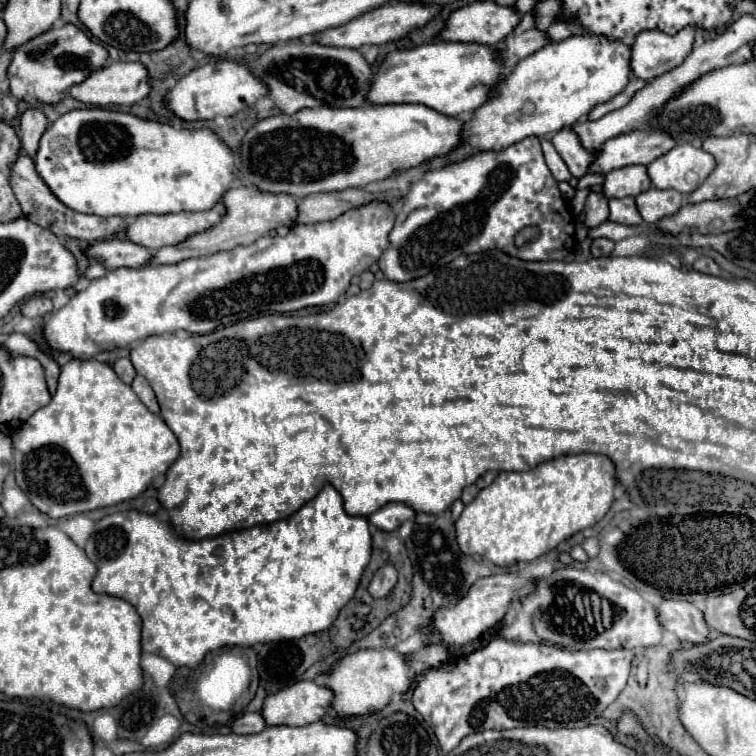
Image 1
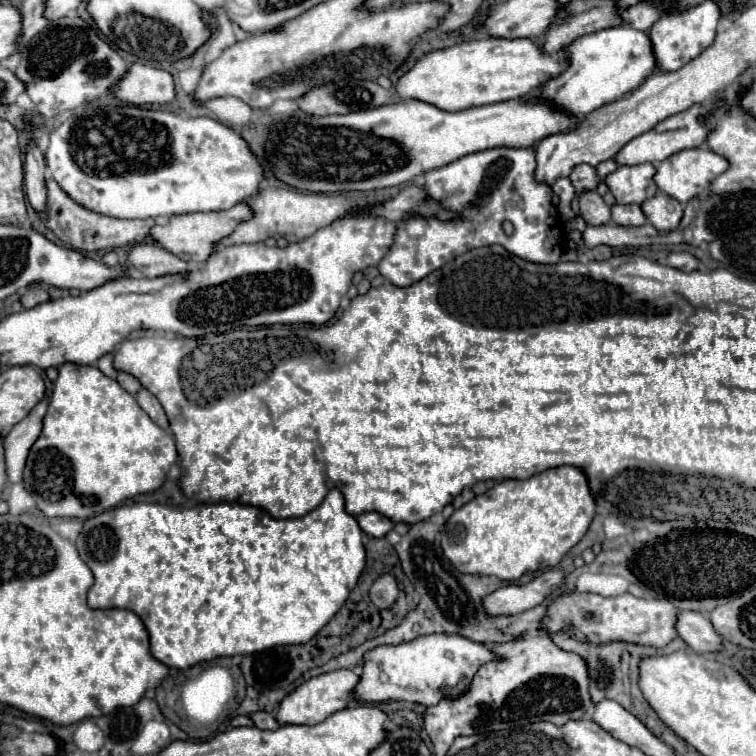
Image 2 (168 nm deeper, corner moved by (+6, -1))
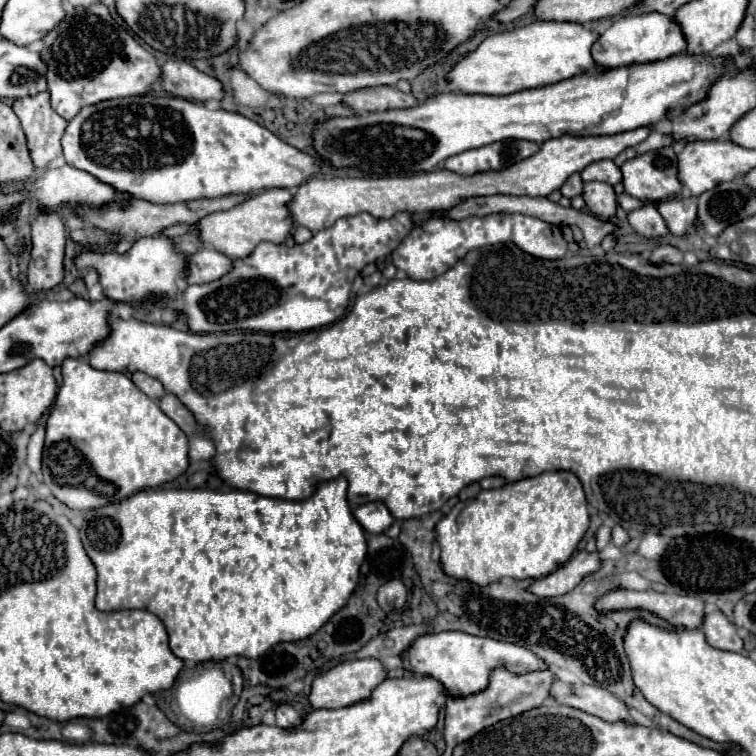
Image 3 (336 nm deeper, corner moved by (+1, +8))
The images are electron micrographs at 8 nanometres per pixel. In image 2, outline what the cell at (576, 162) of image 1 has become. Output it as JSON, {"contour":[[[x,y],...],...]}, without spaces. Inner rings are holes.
{"contour":[[[575,166],[575,170],[571,172],[569,178],[571,178],[577,194],[587,192],[587,190],[595,190],[597,184],[601,182],[601,178],[597,176],[597,170],[593,166]]]}

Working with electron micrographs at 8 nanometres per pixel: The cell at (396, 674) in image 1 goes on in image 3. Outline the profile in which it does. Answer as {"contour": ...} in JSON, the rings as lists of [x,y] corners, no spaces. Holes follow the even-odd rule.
{"contour":[[[444,631],[444,633],[420,635],[402,653],[402,667],[416,675],[436,677],[436,681],[440,681],[444,685],[444,693],[448,693],[452,697],[456,697],[456,695],[466,697],[466,695],[486,689],[488,675],[494,669],[504,667],[514,673],[528,673],[528,671],[540,669],[540,659],[532,651],[528,651],[520,645],[492,641],[490,637],[472,637],[472,635],[460,633],[460,631]]]}

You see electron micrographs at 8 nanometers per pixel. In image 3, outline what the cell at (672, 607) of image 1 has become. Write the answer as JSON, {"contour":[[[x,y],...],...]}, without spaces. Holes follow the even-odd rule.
{"contour":[[[706,613],[702,627],[700,627],[706,635],[708,645],[716,647],[716,649],[724,649],[724,651],[736,651],[742,653],[742,639],[738,637],[732,621],[728,621],[722,613]]]}

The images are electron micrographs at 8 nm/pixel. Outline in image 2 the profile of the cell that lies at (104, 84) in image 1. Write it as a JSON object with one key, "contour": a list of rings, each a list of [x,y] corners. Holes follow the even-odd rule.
{"contour":[[[131,64],[127,78],[119,82],[115,96],[135,106],[167,104],[175,100],[175,82],[173,76],[165,70],[157,70],[145,64]]]}

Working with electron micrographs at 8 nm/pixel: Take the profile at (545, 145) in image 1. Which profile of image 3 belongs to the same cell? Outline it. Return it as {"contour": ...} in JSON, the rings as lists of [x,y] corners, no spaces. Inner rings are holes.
{"contour":[[[574,173],[572,177],[568,177],[568,181],[560,187],[560,191],[562,191],[562,195],[564,197],[574,197],[574,195],[580,195],[582,193],[582,179],[580,179],[580,175],[578,173]]]}

